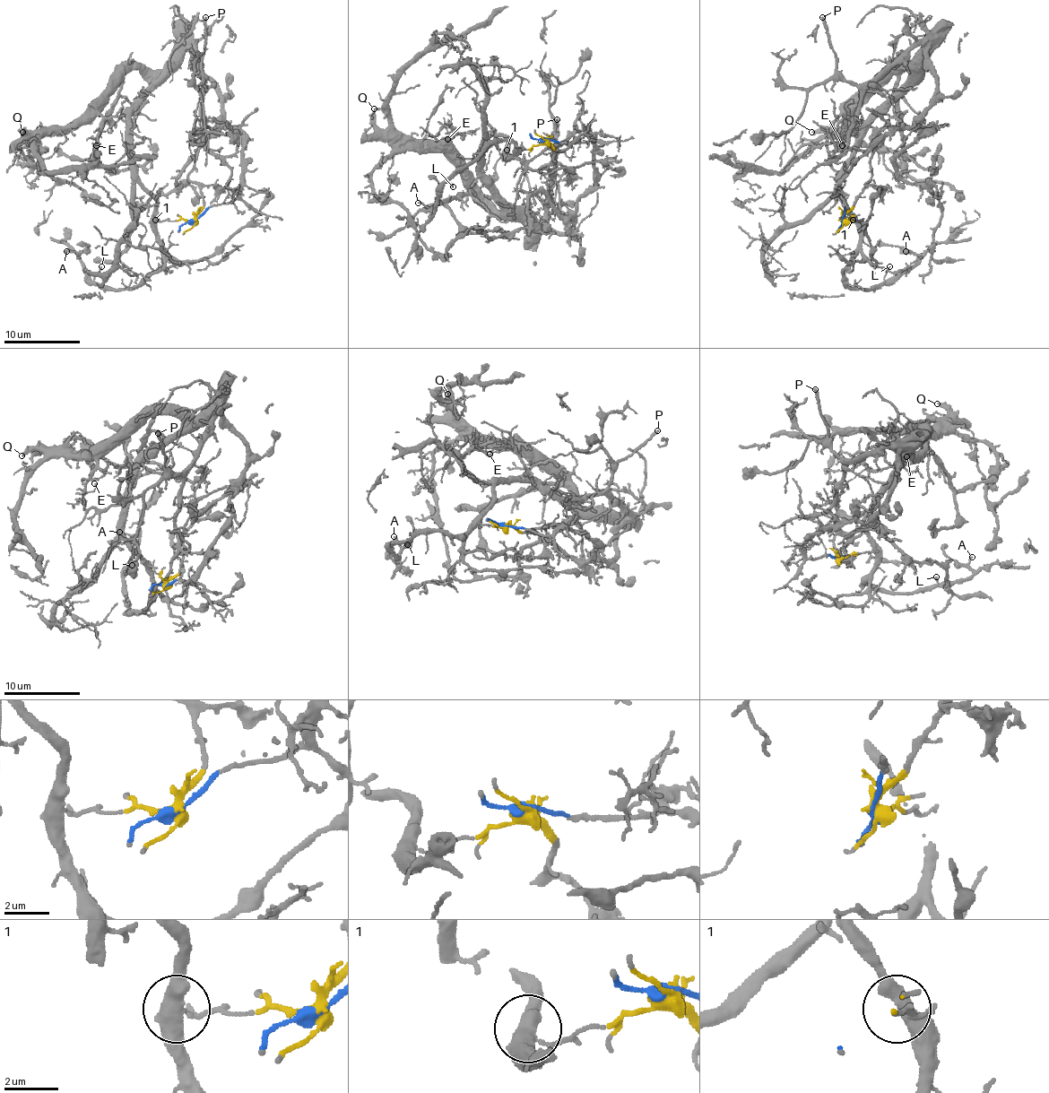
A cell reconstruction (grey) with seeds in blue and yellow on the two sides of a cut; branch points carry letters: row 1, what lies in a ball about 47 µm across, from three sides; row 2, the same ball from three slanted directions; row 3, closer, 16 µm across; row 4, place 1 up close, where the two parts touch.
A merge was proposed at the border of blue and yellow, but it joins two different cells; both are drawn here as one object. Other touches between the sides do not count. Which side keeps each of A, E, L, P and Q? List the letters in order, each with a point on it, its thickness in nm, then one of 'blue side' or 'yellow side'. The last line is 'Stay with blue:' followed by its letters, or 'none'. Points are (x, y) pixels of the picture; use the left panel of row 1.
A: at (66, 251); 170 nm thick; blue side
E: at (96, 145); 140 nm thick; blue side
L: at (101, 266); 140 nm thick; blue side
P: at (205, 17); 320 nm thick; blue side
Q: at (22, 132); 200 nm thick; blue side
Stay with blue: A, E, L, P, Q

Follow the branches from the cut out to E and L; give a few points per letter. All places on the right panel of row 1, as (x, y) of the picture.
E: (843, 221), (840, 178), (930, 105), (926, 50), (918, 71), (880, 76), (835, 122), (827, 148), (843, 144)
L: (843, 221), (840, 178), (930, 105), (923, 50), (838, 180), (860, 236), (845, 281), (871, 289), (889, 265)

